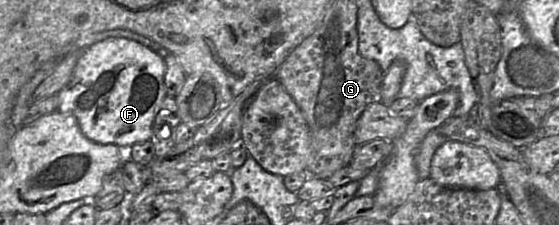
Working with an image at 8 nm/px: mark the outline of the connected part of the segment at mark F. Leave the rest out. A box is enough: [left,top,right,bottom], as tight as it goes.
[58,37,167,146]

